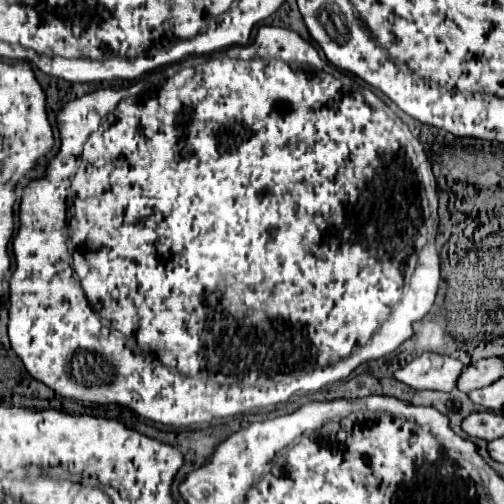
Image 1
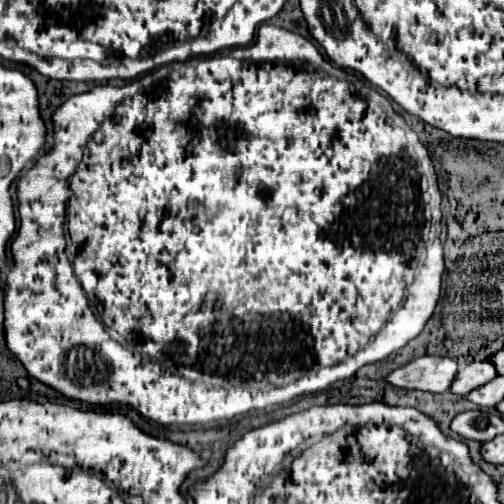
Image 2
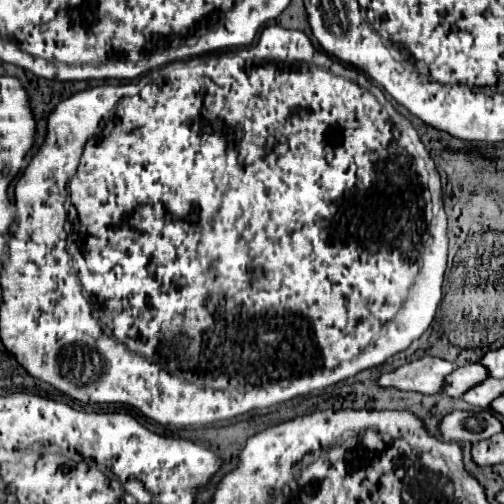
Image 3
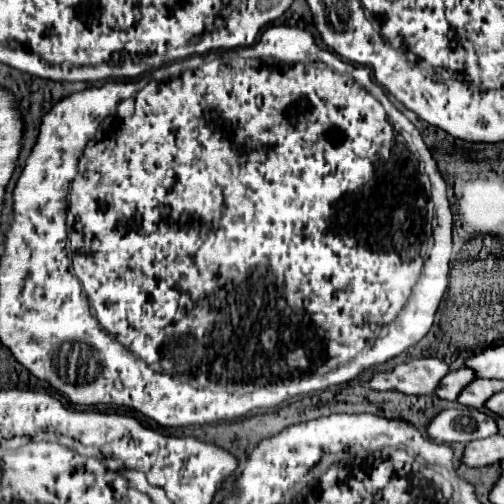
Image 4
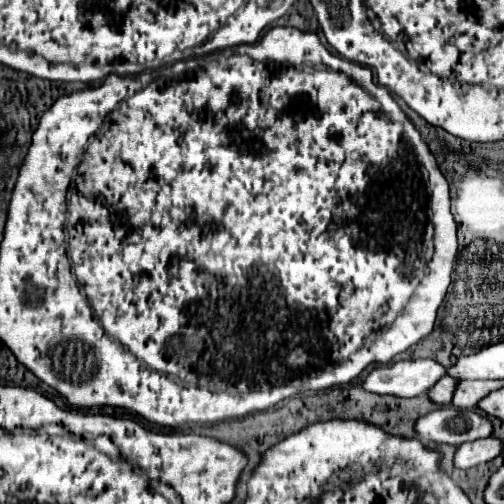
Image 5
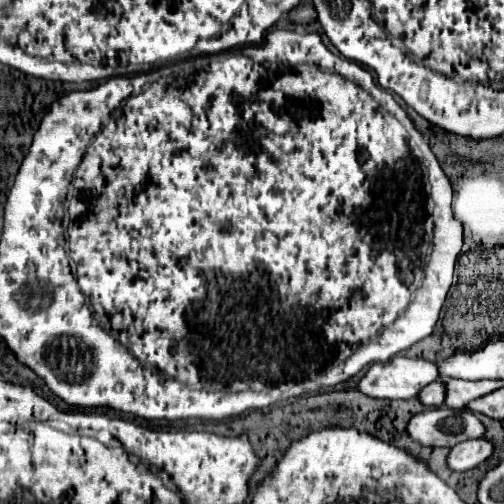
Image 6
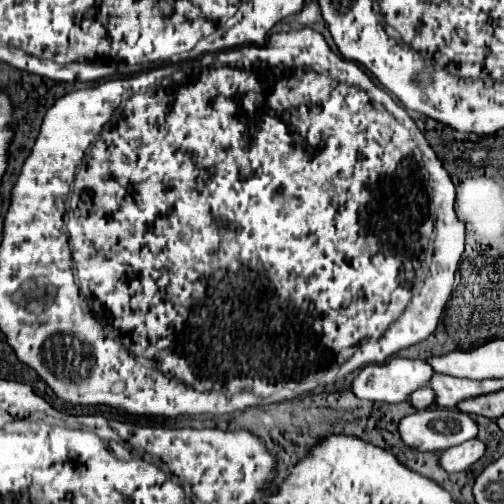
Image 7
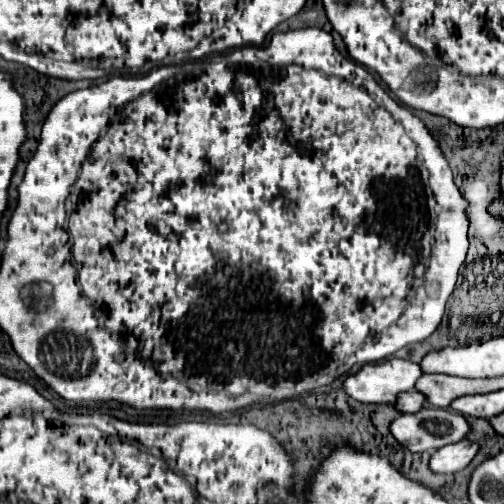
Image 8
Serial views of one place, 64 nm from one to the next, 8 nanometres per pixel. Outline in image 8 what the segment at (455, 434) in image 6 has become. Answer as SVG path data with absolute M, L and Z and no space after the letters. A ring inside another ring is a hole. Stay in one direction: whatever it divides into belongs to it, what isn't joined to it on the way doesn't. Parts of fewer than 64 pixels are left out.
M422 408L414 414L402 414L390 424L398 444L410 452L434 452L452 442L460 442L470 432L464 416L442 408Z

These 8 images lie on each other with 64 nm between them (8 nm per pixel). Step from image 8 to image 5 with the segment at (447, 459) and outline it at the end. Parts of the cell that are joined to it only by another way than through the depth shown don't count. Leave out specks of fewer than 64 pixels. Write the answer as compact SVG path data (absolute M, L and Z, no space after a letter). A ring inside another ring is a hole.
M492 436L474 440L474 442L464 442L458 446L454 454L454 466L462 470L474 468L478 464L494 460L500 454L500 450L502 450L502 442Z

